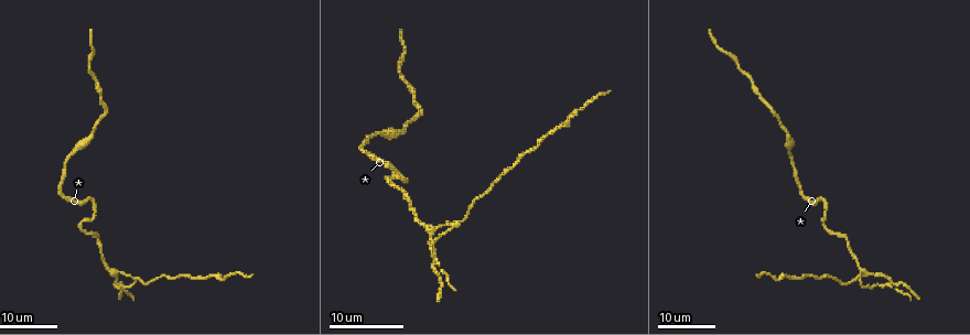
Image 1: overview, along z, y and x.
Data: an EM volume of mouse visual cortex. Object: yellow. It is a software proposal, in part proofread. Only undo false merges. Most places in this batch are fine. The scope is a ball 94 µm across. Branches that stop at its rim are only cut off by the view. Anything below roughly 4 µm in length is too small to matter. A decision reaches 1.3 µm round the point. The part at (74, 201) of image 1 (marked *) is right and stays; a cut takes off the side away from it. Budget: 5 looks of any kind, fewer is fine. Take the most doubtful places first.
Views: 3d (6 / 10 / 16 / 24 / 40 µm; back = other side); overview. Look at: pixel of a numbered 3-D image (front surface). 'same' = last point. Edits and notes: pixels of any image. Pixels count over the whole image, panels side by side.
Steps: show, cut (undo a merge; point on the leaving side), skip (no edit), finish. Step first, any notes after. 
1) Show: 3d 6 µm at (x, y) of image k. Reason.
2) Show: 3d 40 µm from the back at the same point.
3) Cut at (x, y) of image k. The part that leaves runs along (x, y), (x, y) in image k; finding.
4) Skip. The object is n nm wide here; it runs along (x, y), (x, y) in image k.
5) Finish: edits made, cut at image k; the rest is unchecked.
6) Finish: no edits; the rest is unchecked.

Show: 3d 24 µm at (116, 272) of image 1. Branch point.

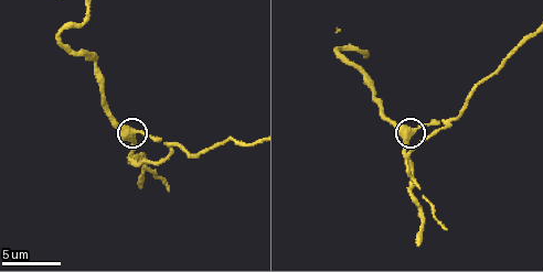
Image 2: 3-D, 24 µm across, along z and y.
Show: 3d 10 µm at (131, 136) of image 2. Closer look.

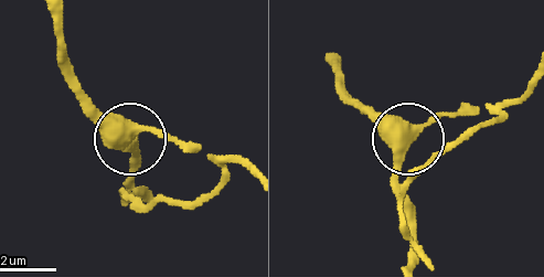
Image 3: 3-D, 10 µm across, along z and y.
Skip. The object is 410 nm wide here; it runs along (331, 54), (343, 92), (407, 137), (395, 199) in image 3; continuous, no second cell.

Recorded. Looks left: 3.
Show: 3d 24 µm at (91, 200) of image 1. Thin neck.

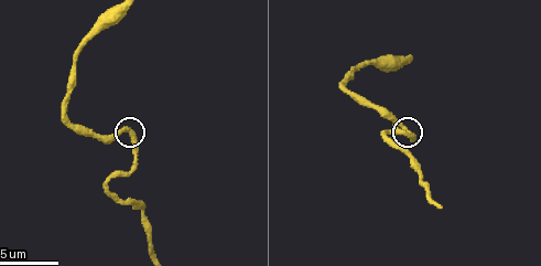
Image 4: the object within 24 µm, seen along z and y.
Show: 3d 6 µm at (128, 130) of image 4.

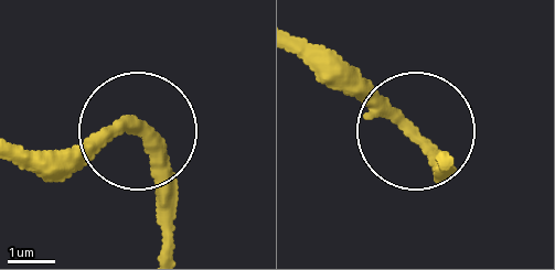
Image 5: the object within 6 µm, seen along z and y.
Show: 3d 6 µm from the back at (132, 128) of image 5.

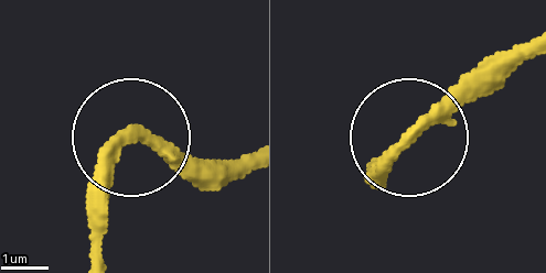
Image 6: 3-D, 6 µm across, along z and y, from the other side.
Skip. One cell here.

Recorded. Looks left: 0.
Finish: no edits; the rest is unchecked.

